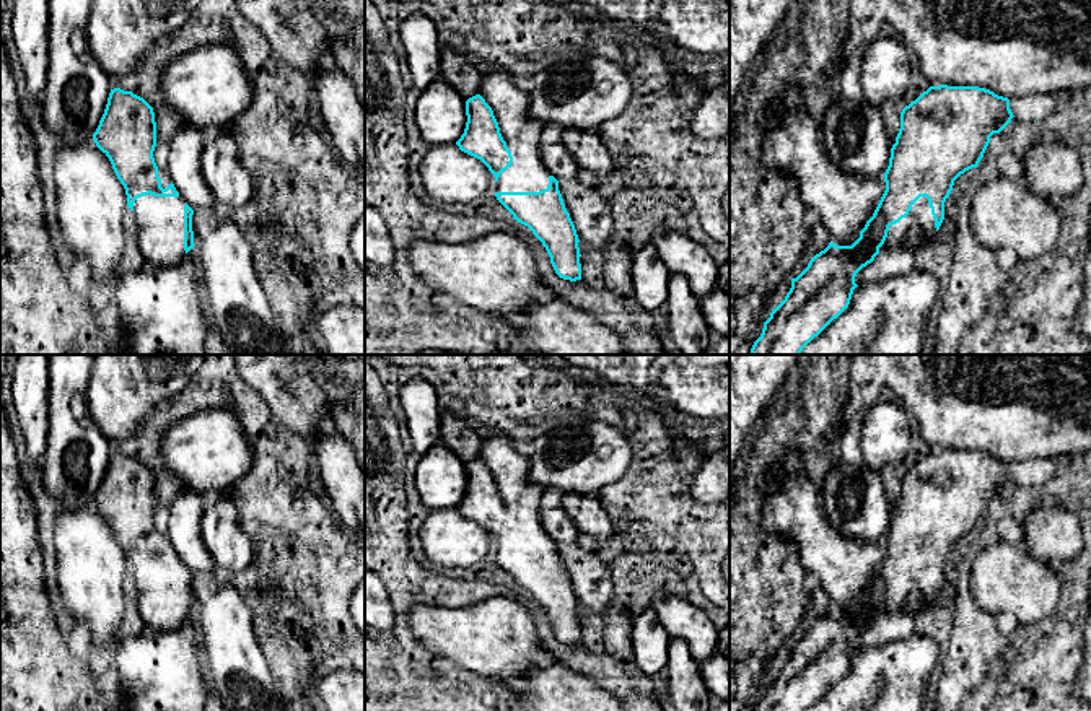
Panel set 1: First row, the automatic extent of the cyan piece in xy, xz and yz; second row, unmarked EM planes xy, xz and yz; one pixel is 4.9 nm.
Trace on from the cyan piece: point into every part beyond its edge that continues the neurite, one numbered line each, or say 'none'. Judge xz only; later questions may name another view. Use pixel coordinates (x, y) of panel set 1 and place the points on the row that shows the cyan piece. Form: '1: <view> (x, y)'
1: xz (508, 103)

